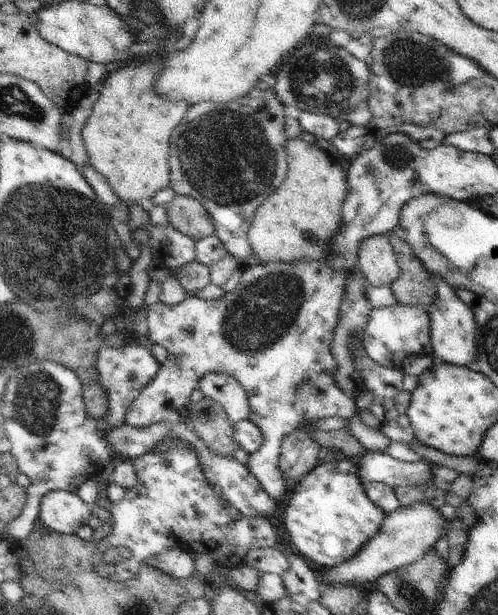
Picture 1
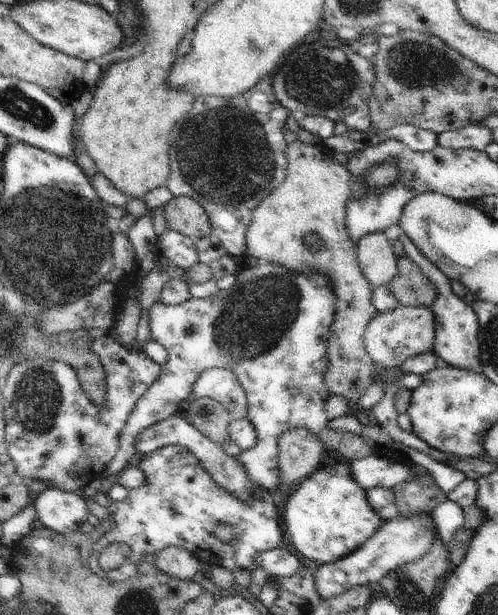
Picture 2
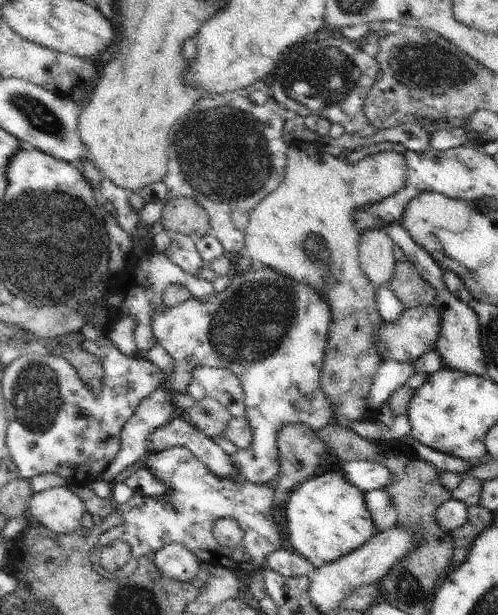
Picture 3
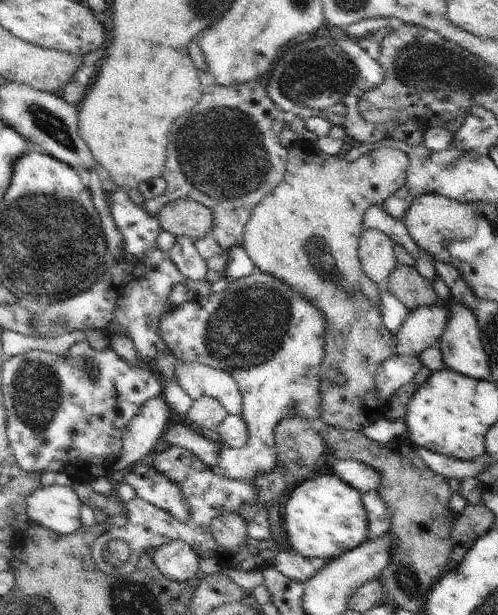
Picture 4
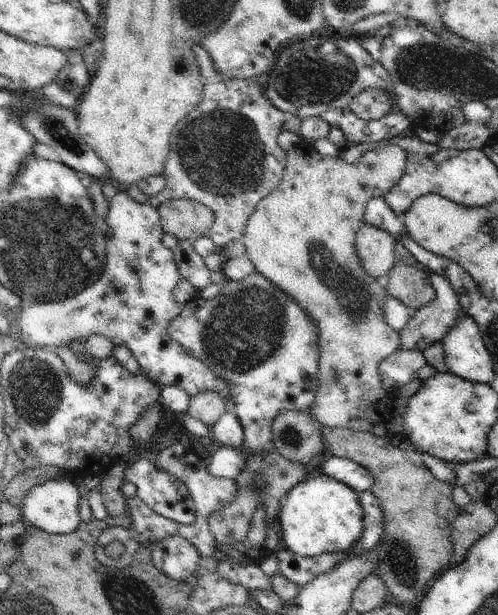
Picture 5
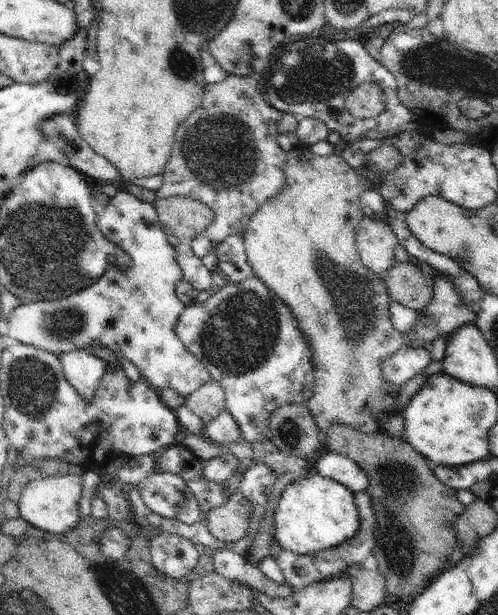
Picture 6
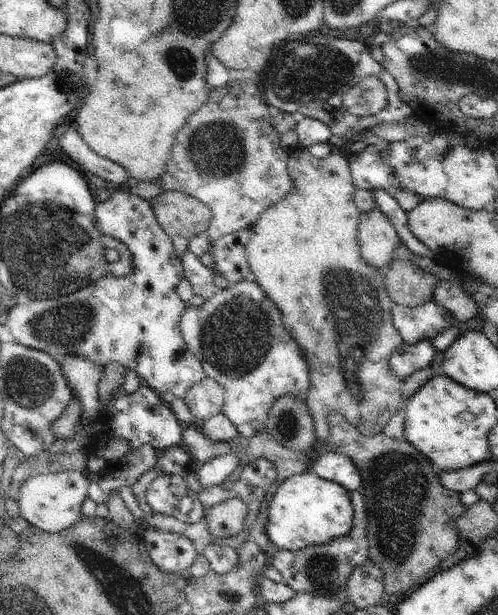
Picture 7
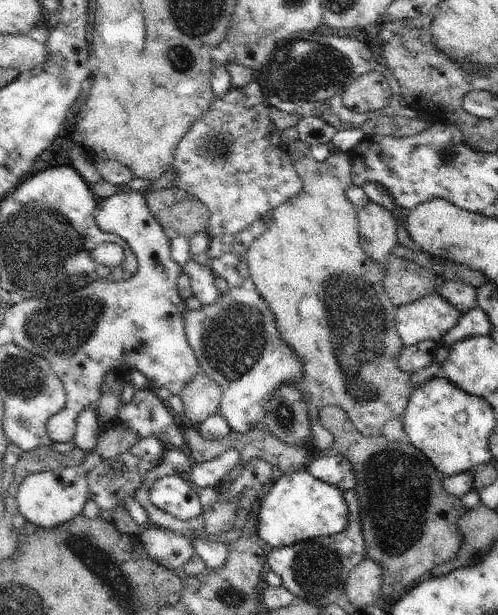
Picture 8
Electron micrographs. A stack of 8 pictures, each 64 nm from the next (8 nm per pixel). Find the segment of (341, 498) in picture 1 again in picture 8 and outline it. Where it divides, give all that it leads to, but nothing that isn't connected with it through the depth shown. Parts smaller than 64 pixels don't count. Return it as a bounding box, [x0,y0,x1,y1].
[256,470,349,551]

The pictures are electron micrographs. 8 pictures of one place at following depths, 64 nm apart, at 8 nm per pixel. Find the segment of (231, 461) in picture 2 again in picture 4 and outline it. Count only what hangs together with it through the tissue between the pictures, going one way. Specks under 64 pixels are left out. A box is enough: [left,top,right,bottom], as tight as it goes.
[156,418,222,469]

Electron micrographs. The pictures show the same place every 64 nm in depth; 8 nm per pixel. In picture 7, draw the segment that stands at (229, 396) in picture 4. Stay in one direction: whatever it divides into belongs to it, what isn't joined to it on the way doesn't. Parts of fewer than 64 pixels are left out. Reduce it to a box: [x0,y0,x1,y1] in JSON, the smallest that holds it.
[3,188,207,399]

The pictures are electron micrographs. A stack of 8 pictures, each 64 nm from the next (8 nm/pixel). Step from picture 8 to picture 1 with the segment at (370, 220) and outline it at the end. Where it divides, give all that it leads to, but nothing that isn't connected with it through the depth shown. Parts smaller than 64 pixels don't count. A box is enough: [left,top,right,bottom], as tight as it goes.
[357,235,401,287]

